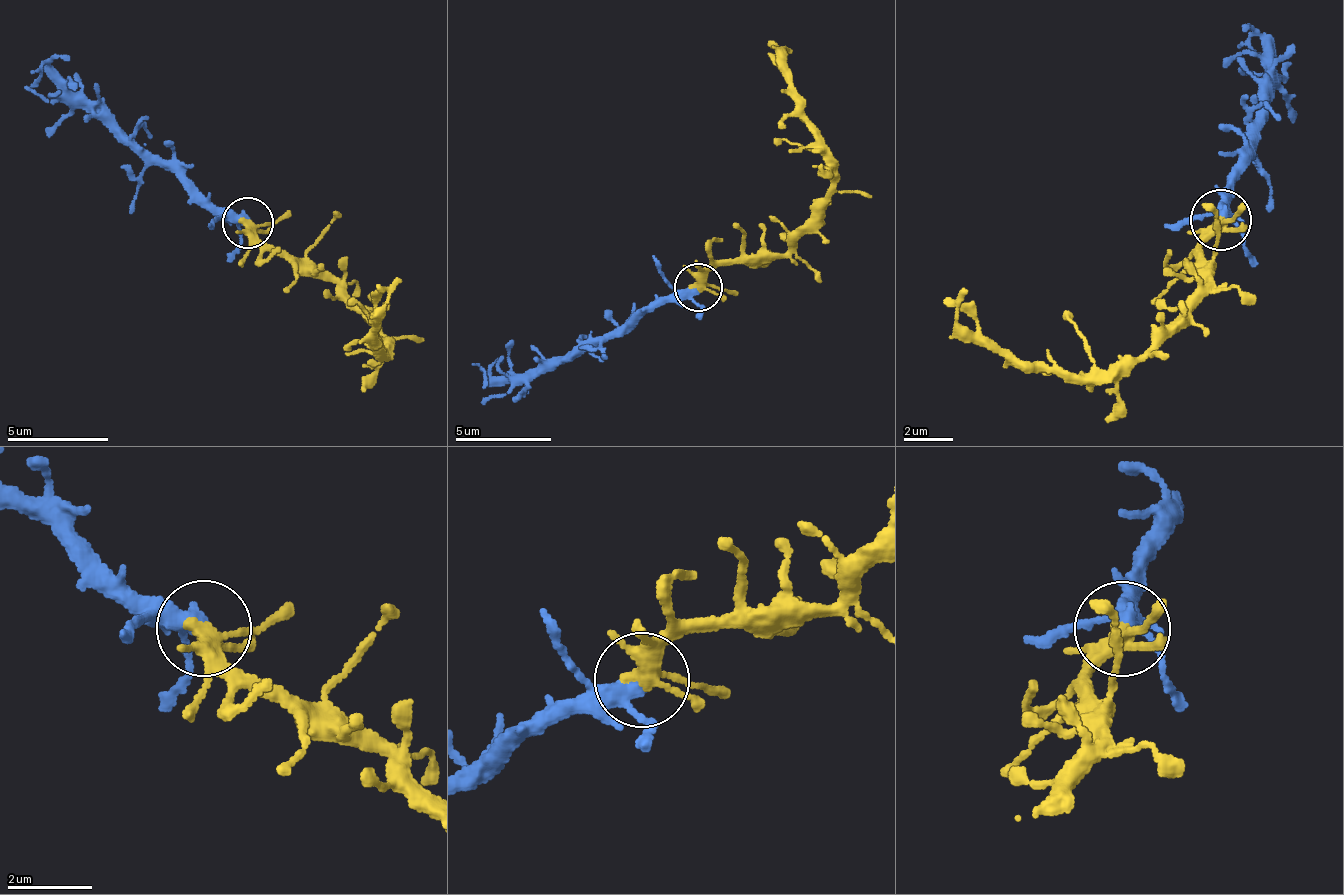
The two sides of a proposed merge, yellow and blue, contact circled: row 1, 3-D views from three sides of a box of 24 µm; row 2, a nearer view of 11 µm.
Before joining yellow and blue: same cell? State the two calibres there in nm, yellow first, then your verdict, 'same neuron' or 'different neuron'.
280 nm thick on the yellow side, 340 nm on the other; same neuron

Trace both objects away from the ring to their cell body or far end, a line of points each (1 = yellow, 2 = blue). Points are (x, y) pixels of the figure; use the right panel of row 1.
1: (1218, 218), (1200, 248), (1210, 276), (1136, 359), (1051, 372), (993, 353), (962, 323), (970, 292)
2: (1218, 218), (1217, 213), (1248, 154), (1242, 137), (1269, 72), (1252, 36), (1239, 49)

